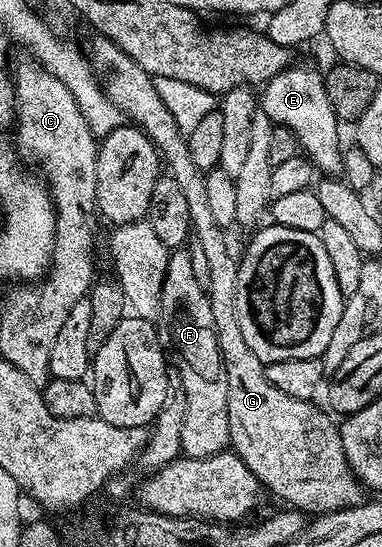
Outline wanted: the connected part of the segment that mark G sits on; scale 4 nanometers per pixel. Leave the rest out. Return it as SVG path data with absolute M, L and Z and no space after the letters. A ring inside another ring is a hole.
M100 36L94 37L94 39L89 50L87 49L87 57L94 74L97 75L97 81L101 83L101 88L110 102L115 103L121 109L122 115L130 123L136 124L156 143L168 173L175 180L175 184L179 184L183 196L187 199L187 208L191 211L191 232L195 237L196 245L201 247L204 255L207 256L208 267L211 270L211 286L207 291L211 304L211 316L215 316L219 352L223 356L223 364L227 368L227 424L229 425L229 446L232 453L239 455L243 464L247 464L249 471L255 475L268 493L270 490L275 497L285 501L283 503L286 507L299 510L306 516L330 514L366 501L366 487L362 486L347 464L338 423L336 421L333 423L334 419L324 409L321 411L316 406L318 404L316 401L287 396L287 392L279 392L279 388L275 388L275 384L271 384L271 380L267 380L266 363L261 362L259 356L255 356L255 352L251 352L247 340L243 340L243 332L239 328L239 316L237 315L238 259L235 254L233 258L228 244L225 243L226 231L215 224L211 203L207 201L205 174L191 160L186 135L181 134L179 125L175 124L173 116L163 104L163 100L159 98L153 84L153 75L143 72L143 68L139 68L139 64L135 64L135 60L131 60L131 56L127 56L127 52L123 52L111 40Z

